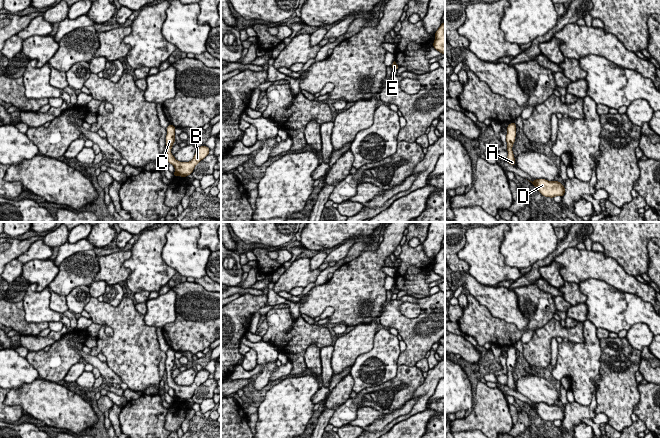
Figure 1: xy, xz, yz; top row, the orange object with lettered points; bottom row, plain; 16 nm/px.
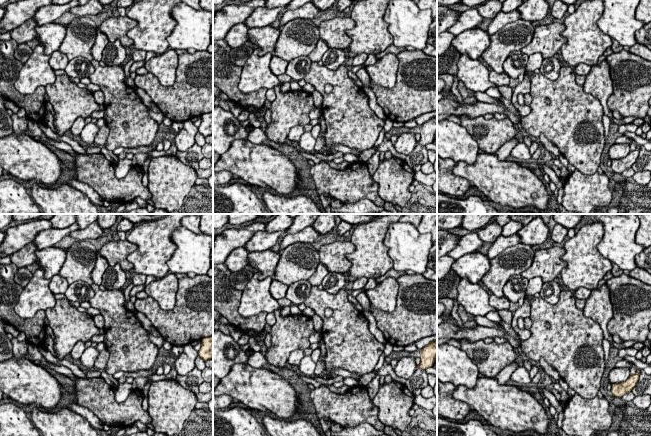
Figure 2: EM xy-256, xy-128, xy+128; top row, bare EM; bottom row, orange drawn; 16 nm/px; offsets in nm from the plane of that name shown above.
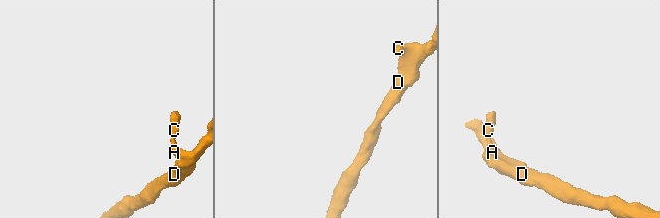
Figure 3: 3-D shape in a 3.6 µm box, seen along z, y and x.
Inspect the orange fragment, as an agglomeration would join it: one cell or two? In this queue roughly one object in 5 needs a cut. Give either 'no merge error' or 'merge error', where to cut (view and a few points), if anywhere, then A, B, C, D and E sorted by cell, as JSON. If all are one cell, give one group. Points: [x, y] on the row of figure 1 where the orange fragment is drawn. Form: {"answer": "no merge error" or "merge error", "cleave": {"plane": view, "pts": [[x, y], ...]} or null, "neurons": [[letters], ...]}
{"answer": "no merge error", "cleave": null, "neurons": [["A", "B", "C", "D", "E"]]}

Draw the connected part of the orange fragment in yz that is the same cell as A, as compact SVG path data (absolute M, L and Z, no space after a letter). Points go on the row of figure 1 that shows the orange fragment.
M514 122L510 123L507 127L507 135L506 135L506 142L507 142L507 162L513 166L515 166L515 158L512 151L513 144L515 142L516 137L516 124Z

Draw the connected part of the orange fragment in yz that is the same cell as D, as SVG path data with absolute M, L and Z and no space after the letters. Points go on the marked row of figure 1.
M535 179L531 182L536 189L545 197L554 198L555 196L563 197L565 194L565 187L558 181L547 181L546 179Z

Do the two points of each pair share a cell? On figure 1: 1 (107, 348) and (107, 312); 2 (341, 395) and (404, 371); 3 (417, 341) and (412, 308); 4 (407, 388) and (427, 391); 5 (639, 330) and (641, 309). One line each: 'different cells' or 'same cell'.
1: same cell
2: different cells
3: different cells
4: different cells
5: different cells

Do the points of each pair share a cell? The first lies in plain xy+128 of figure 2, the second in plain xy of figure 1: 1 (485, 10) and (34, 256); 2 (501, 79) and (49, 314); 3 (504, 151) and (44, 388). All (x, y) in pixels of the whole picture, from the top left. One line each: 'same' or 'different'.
1: different
2: different
3: different

